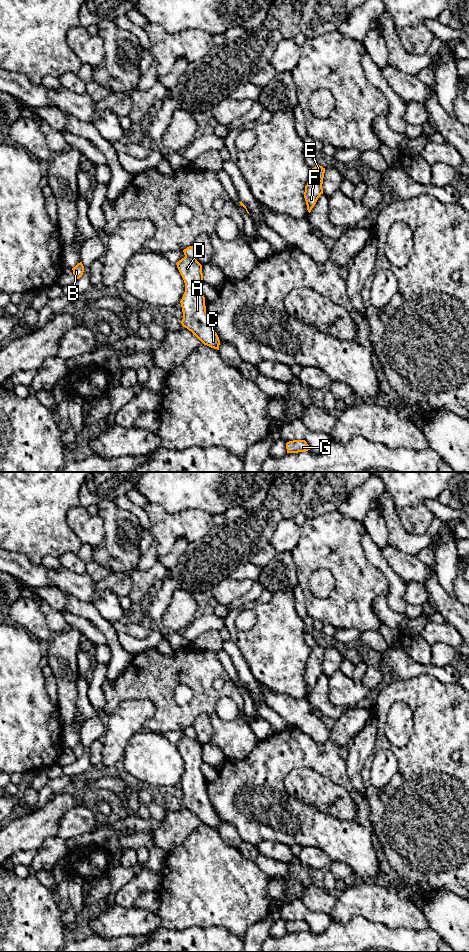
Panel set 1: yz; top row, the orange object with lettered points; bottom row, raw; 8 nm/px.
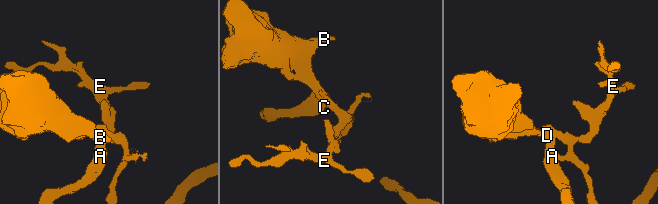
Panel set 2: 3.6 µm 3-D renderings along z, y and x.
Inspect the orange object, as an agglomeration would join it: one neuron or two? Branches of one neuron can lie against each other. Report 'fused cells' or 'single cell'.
fused cells

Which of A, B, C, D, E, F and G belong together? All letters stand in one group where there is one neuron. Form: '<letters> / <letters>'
A B C D / E F G

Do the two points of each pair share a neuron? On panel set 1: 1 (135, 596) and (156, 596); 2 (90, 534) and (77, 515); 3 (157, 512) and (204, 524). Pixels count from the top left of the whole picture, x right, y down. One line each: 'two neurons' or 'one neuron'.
1: two neurons
2: one neuron
3: one neuron

